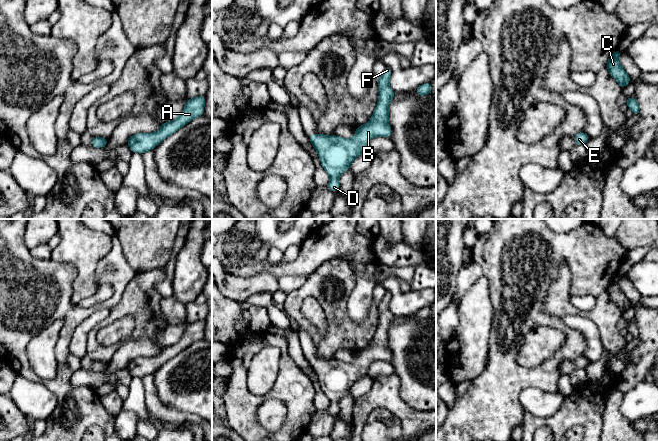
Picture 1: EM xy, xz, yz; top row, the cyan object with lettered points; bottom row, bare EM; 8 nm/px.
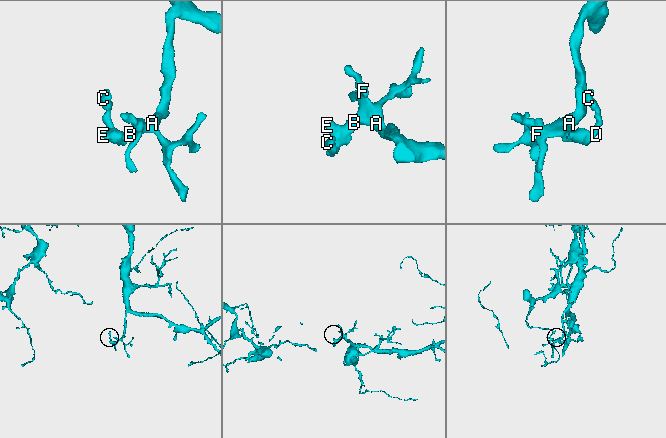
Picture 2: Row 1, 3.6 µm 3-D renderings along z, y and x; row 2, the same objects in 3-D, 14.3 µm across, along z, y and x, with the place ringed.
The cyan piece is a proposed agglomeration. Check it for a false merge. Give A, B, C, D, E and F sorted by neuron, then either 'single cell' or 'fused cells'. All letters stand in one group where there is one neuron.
A B C D E F | single cell

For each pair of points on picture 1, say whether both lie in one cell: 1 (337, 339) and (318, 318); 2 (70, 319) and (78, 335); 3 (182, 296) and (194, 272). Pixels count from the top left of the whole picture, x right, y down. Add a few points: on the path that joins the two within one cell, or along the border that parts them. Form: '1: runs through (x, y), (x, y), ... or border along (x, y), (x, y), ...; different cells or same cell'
1: border along (318, 304), (326, 320), (326, 330), (323, 333); different cells
2: border along (92, 312), (75, 329), (69, 344), (69, 351); different cells
3: runs through (186, 290), (190, 278); same cell

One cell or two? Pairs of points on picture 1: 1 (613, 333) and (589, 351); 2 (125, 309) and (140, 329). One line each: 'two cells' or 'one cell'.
1: two cells
2: one cell

